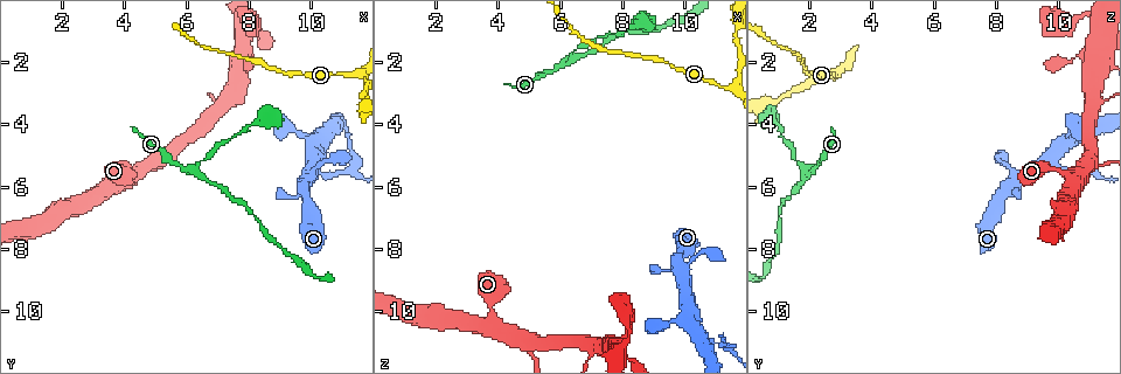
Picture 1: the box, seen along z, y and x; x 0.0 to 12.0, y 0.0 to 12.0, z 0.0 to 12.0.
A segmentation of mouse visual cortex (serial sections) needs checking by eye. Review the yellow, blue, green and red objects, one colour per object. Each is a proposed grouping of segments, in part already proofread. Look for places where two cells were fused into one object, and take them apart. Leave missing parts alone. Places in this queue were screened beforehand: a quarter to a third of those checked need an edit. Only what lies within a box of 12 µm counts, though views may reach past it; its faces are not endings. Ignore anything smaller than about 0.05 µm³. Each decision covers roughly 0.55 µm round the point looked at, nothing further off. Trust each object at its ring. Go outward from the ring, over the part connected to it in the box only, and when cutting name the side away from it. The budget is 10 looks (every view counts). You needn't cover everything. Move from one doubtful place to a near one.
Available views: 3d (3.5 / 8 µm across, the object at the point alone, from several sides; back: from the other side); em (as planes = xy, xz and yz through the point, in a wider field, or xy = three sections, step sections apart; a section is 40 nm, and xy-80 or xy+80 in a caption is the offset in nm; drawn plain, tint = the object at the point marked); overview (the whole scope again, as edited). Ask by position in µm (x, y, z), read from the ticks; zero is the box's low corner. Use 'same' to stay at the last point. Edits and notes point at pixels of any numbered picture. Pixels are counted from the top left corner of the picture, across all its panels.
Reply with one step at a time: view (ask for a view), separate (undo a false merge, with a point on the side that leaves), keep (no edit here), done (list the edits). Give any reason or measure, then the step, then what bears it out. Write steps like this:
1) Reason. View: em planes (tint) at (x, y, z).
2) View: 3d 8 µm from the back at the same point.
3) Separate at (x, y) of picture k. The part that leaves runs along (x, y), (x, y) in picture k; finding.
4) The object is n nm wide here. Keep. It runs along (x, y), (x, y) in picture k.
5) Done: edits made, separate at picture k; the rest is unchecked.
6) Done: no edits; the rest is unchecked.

Branch point. View: 3d 3.5 µm at (6.3, 5.6, 2.0).

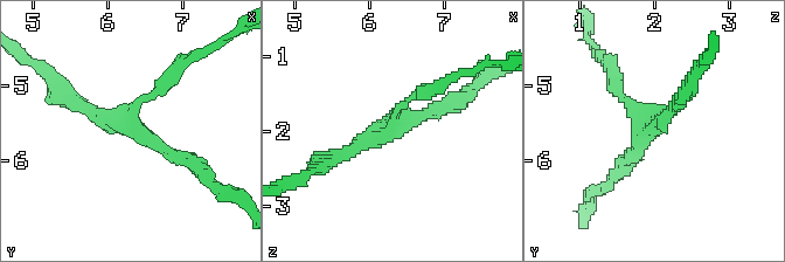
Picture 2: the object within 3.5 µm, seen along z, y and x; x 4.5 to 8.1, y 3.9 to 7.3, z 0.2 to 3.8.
3 arms meet here; the arms are 150, 150, 200 nm wide. View: em planes (tint) at (6.30, 5.55, 1.95).

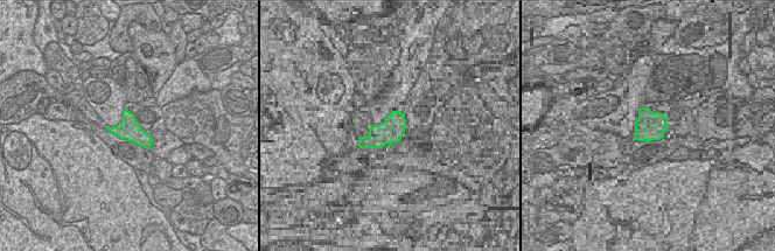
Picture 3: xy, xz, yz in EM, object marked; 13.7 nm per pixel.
Keep. One cell here.

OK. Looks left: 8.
Abrupt turn. View: 3d 3.5 µm at (11.3, 2.4, 2.8).

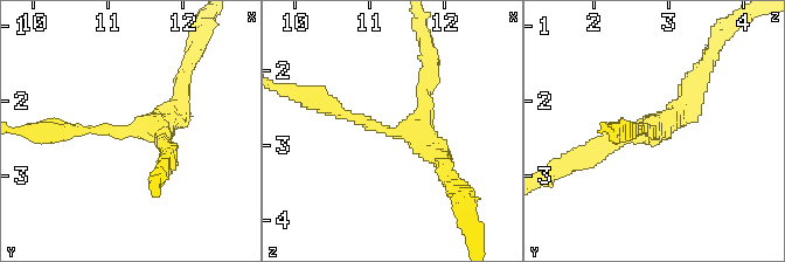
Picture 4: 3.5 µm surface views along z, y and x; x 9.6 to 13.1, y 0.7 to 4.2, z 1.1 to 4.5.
3 arms meet here; the arms are 200, 200, 300 nm wide. View: em xy step 1 (tint) at (11.25, 2.40, 2.80).

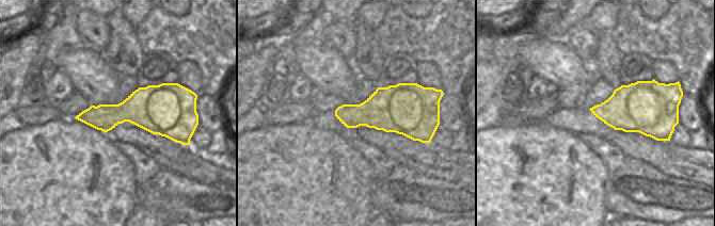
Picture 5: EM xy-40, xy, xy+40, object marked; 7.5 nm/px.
Keep. It runs along (55, 132), (159, 129), (162, 143) in picture 4; all the same cell.

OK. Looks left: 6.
View: 3d 3.5 µm at (7.9, 1.9, 10.9).

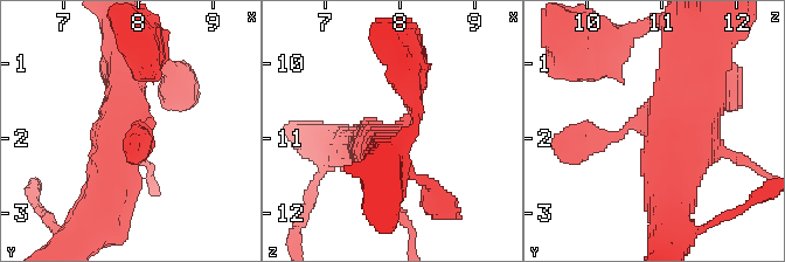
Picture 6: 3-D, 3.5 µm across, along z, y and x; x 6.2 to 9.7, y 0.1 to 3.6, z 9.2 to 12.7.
4 arms meet here; the arms are 100, 150, 600, 600 nm wide. View: em xy step 3 (tint) at (8.00, 1.80, 10.90).

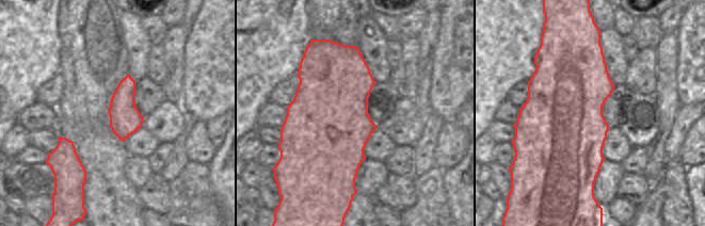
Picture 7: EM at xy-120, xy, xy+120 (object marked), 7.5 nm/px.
The object is 650 nm wide here. Keep. It runs along (102, 206), (123, 116), (123, 55) in picture 6; one cell here.

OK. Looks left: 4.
Four or more arms meet. View: 3d 3.5 µm at (10.1, 5.2, 9.6).

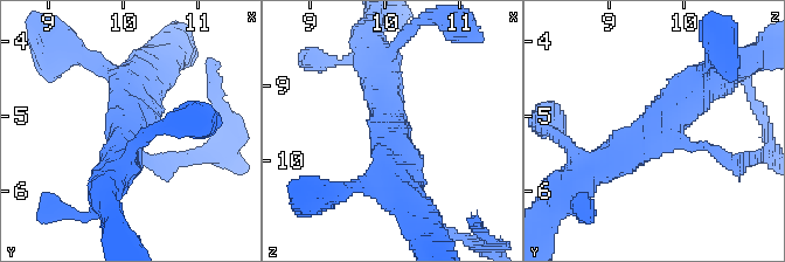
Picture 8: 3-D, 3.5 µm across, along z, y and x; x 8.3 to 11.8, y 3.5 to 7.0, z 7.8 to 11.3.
Need the tissue. View: em xy step 3 (tint) at (10.05, 5.25, 9.55).

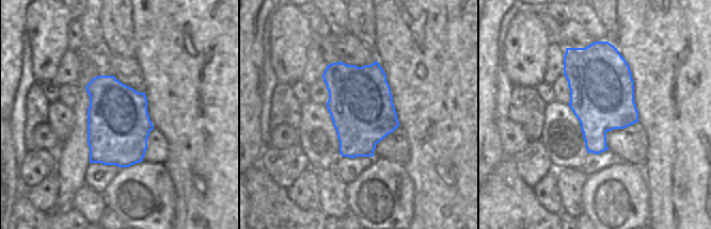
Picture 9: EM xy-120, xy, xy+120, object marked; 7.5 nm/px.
Separate at (729, 159) of picture 8. The part that leaves runs along (692, 145), (733, 164), (759, 157) in picture 8; a second cell is stuck on.

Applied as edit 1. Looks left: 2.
Done: edits made, separate at picture 8; the rest is unchecked.

